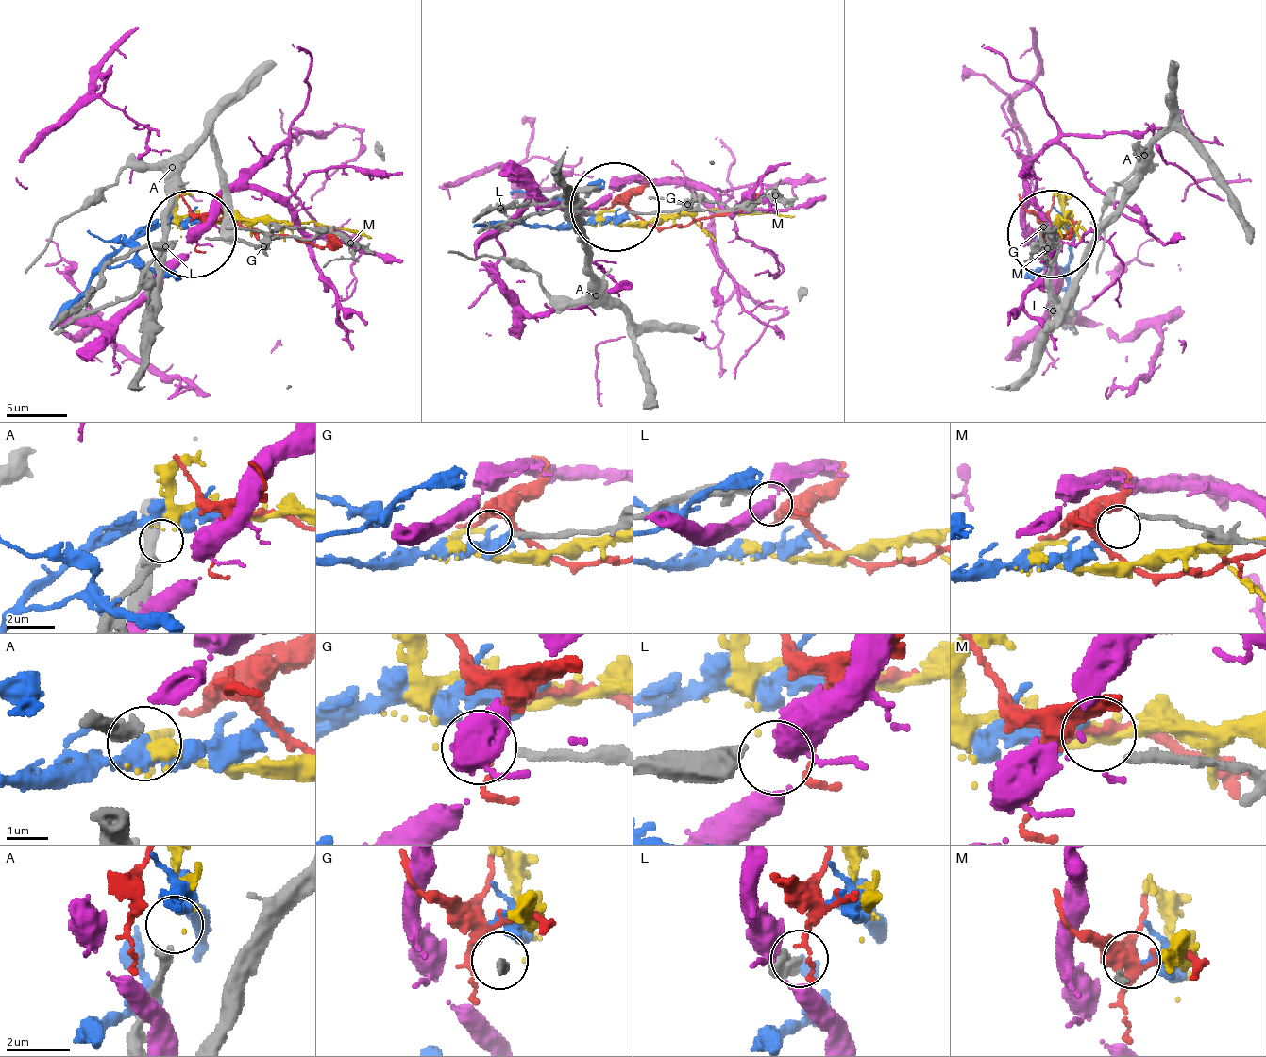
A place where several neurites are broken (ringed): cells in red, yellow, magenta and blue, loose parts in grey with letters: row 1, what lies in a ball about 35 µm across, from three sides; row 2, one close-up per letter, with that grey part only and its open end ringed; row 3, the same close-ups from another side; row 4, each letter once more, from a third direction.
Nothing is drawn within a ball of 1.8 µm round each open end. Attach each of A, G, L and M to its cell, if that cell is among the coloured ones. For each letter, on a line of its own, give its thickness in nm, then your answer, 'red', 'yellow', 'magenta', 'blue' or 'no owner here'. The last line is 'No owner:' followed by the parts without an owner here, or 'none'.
A: calibre 320 nm; yellow
G: calibre 190 nm; no owner here
L: calibre 460 nm; red
M: calibre 220 nm; blue
No owner: G

